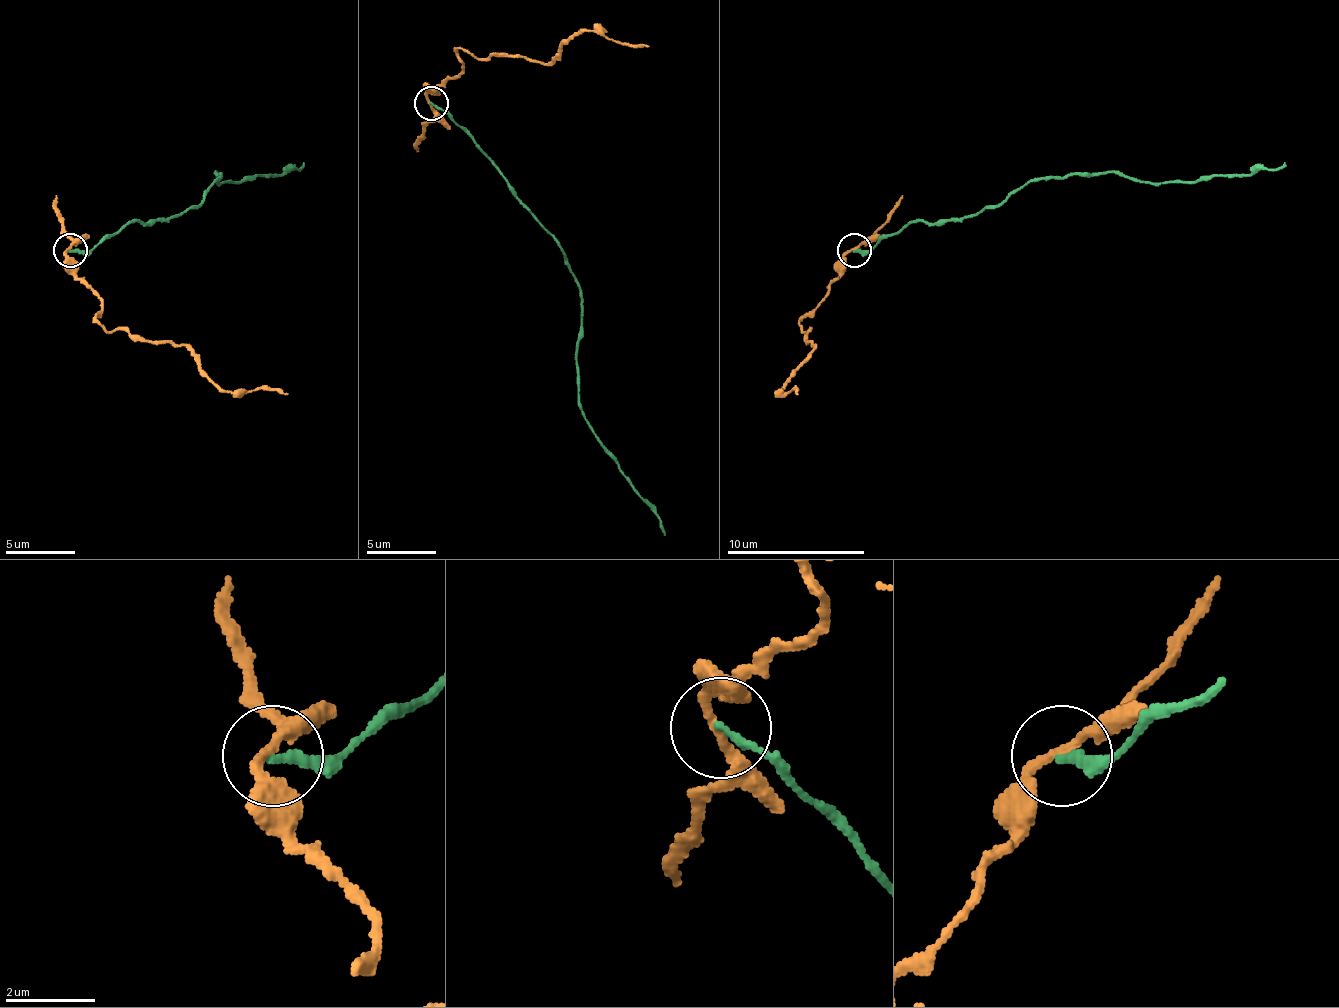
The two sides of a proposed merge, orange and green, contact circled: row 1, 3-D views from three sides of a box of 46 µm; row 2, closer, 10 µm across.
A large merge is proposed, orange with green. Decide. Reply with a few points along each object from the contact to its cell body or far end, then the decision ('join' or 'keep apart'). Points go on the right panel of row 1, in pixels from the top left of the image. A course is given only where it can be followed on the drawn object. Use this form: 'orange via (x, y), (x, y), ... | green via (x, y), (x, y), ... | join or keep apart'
orange via (855, 251), (845, 258), (845, 272), (800, 324), (810, 331), (807, 341), (813, 344), (782, 389), (796, 393) | green via (855, 251), (869, 251), (921, 220), (976, 216), (1031, 182), (1121, 171), (1166, 182), (1287, 164) | keep apart

